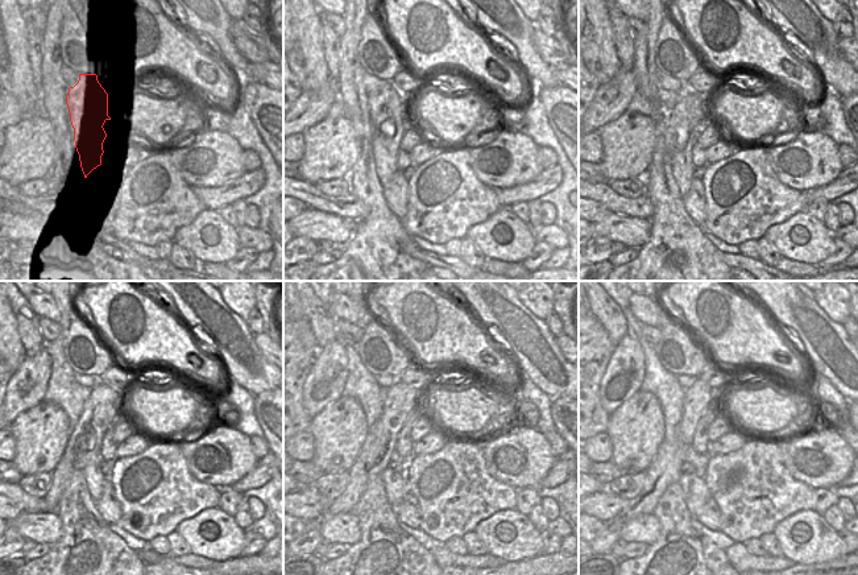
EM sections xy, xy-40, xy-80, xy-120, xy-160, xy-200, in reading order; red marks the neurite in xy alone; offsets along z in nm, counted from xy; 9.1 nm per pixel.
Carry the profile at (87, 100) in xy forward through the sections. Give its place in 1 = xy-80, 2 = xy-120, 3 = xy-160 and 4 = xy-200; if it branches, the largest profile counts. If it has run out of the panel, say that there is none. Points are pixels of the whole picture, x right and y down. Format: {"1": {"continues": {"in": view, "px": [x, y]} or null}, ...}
{"1": {"continues": {"in": "xy-80", "px": [682, 166]}}, "2": {"continues": {"in": "xy-120", "px": [92, 474]}}, "3": {"continues": {"in": "xy-160", "px": [397, 485]}}, "4": {"continues": {"in": "xy-200", "px": [695, 492]}}}

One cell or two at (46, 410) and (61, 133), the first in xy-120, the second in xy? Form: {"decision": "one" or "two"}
{"decision": "two"}

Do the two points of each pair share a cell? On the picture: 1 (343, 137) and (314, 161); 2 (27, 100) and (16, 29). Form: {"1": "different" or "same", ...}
{"1": "same", "2": "same"}

